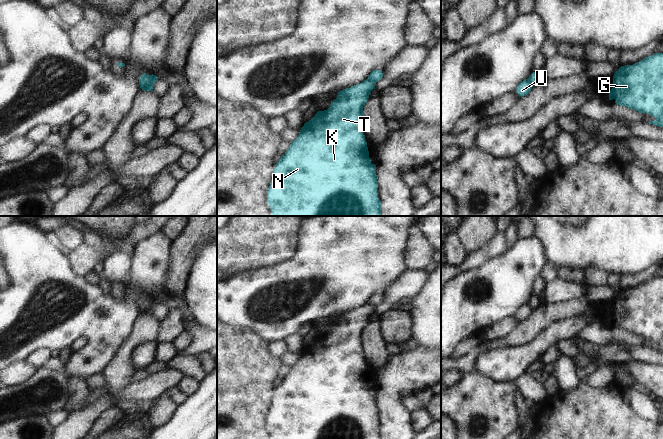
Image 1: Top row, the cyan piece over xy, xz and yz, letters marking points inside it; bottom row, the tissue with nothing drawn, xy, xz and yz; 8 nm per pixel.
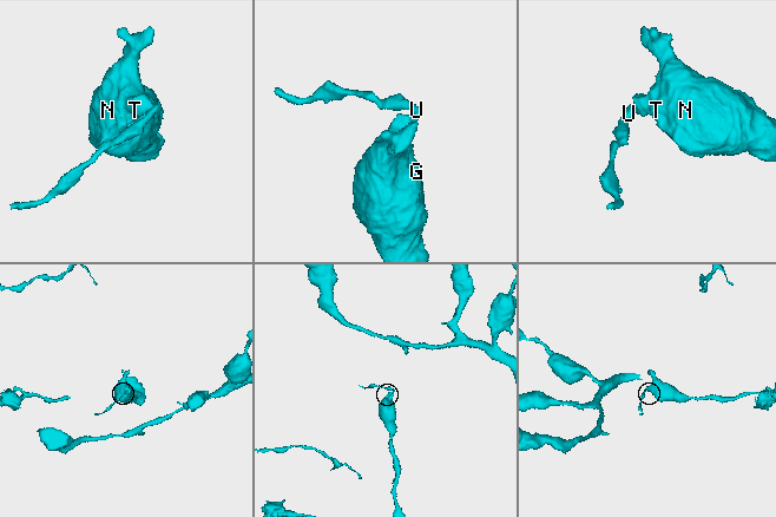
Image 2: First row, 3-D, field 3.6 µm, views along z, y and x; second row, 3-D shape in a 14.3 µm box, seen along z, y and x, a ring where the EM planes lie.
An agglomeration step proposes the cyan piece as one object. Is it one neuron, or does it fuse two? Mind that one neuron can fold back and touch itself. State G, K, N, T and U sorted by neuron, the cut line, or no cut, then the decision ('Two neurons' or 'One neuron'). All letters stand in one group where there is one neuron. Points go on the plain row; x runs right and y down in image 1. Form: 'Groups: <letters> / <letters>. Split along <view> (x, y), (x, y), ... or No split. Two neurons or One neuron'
Groups: G K N T / U. Split along xy (151, 299), (151, 303), (141, 312). Two neurons.

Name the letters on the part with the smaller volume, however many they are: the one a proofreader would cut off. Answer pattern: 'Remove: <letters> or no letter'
Remove: U.

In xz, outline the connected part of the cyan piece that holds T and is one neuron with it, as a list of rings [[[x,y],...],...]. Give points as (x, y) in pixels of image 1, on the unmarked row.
[[[366,303],[360,308],[339,315],[337,322],[331,325],[331,329],[327,334],[318,335],[311,344],[304,348],[298,361],[291,366],[288,374],[276,387],[272,397],[271,407],[267,413],[267,427],[271,434],[271,439],[381,439],[381,425],[377,421],[378,399],[375,397],[376,389],[372,388],[369,382],[367,366],[361,349],[363,330],[367,327],[373,313],[375,313],[374,307]]]

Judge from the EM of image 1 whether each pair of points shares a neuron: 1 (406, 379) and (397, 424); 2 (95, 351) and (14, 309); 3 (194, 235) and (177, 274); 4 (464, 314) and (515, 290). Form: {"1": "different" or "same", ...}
{"1": "same", "2": "same", "3": "same", "4": "same"}

